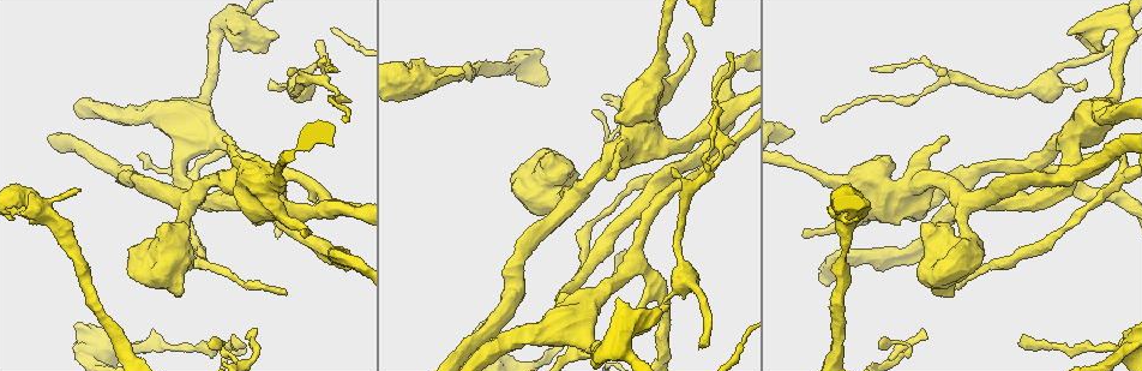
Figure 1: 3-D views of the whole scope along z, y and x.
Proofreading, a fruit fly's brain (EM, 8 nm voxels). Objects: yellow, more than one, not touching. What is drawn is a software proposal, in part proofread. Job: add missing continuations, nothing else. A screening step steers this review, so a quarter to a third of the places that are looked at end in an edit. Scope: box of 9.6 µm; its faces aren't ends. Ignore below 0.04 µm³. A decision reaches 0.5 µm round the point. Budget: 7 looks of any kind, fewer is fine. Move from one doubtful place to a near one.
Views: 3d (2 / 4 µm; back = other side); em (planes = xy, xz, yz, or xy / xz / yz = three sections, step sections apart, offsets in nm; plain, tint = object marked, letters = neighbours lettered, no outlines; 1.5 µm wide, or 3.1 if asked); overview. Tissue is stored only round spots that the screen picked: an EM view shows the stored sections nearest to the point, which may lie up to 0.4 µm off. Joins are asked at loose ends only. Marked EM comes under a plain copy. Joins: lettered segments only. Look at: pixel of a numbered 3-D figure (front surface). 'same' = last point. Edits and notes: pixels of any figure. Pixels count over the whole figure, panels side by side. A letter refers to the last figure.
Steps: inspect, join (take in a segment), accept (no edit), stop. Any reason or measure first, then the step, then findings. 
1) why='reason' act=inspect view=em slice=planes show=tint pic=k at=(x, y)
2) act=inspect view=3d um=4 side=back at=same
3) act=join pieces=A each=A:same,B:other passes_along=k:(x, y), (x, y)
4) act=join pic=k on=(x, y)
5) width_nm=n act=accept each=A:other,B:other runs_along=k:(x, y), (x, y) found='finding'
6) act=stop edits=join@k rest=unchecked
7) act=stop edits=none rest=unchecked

why='free end' act=inspect view=em slice=planes show=letters pic=1 at=(889, 160)

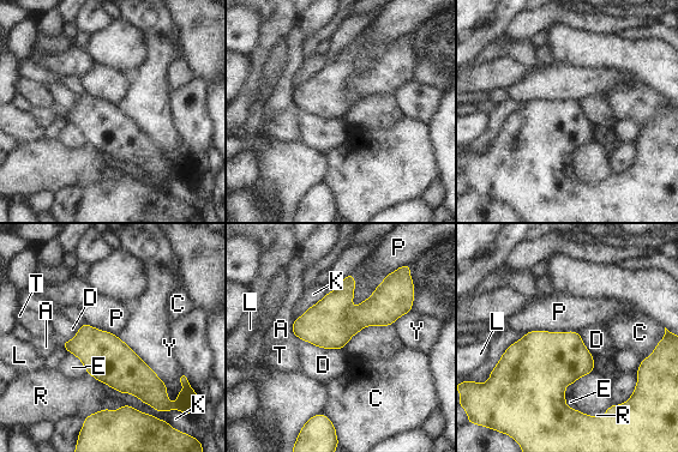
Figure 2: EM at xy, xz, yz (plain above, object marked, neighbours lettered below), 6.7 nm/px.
act=accept each=A:other,C:other,D:other,E:other,K:other,L:other,P:other,R:other,T:other,Y:other border=2:(294, 335), (323, 348), (343, 349) found='none of them fits'

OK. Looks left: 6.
why='tapers out' act=inspect view=3d um=2 pic=1 at=(341, 119)

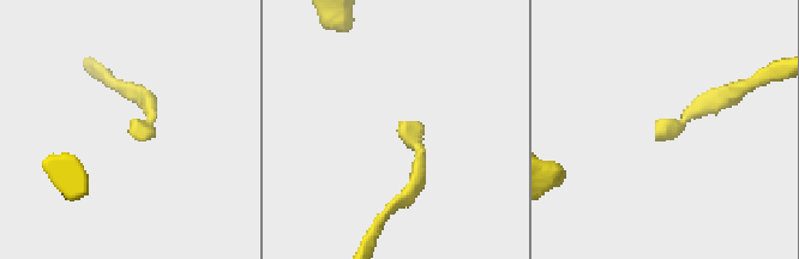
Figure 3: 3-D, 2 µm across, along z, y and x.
why='now the EM' act=inspect view=em slice=planes show=letters pic=3 at=(131, 133)

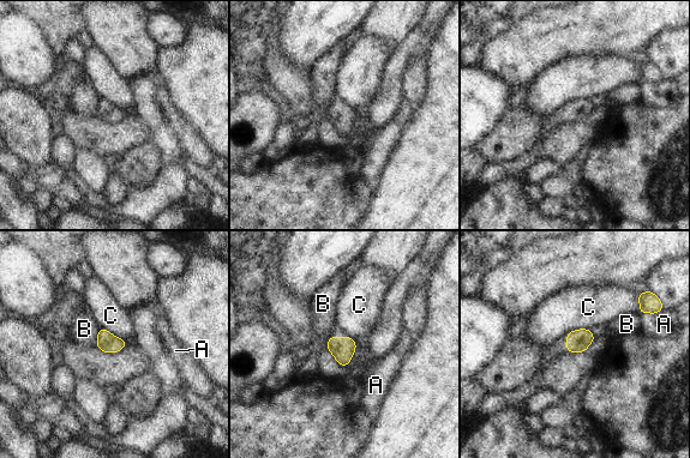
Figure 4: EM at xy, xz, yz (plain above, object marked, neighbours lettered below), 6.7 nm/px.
width_nm=140 act=accept each=A:other,B:other,C:other border=4:(100, 329), (95, 345) found='none of them fits'

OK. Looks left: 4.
why='an open end' act=inspect view=3d um=2 pic=1 at=(285, 292)

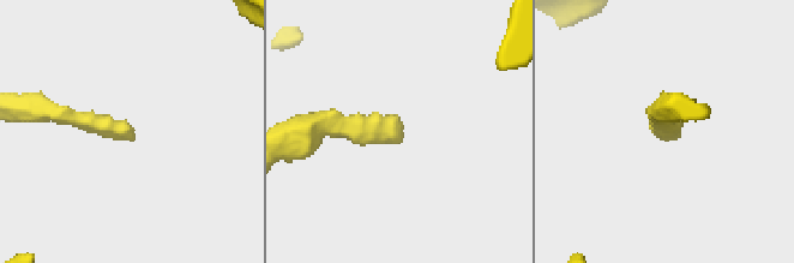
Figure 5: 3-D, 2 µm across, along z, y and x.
act=inspect view=em slice=xz step=4 show=letters pic=5 at=(131, 133)

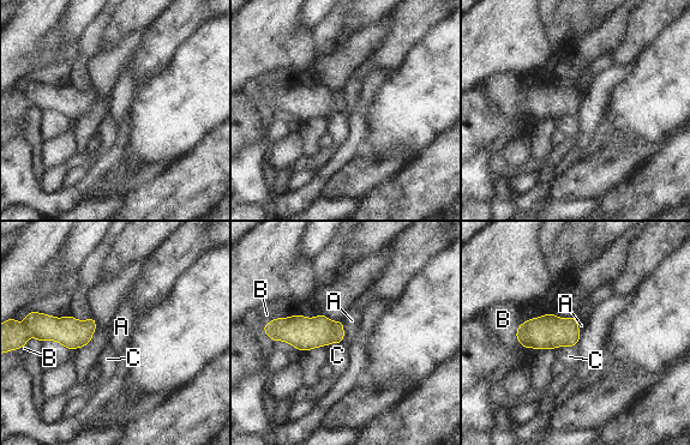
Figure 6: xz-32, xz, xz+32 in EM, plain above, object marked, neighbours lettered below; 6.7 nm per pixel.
longest_contact=B:280nm act=accept each=A:other,B:other,C:other found='no lettered segment goes on from it'

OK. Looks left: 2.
act=stop edits=none rest=unchecked

